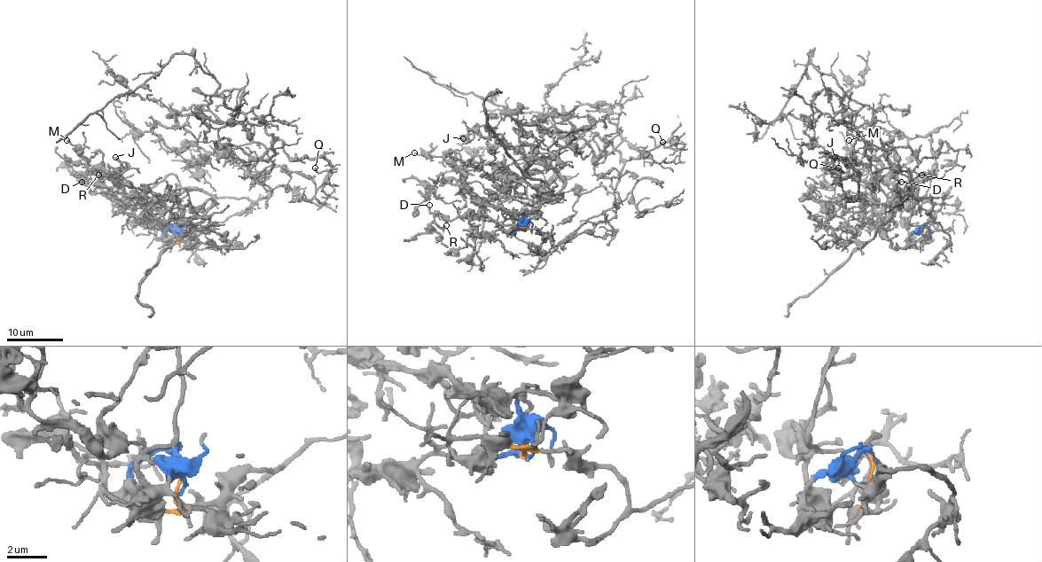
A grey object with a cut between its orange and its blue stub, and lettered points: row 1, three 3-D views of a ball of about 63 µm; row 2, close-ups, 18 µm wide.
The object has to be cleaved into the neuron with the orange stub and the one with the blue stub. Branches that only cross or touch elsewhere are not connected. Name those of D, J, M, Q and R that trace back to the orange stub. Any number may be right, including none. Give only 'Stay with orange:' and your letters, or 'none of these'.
Stay with orange: Q

